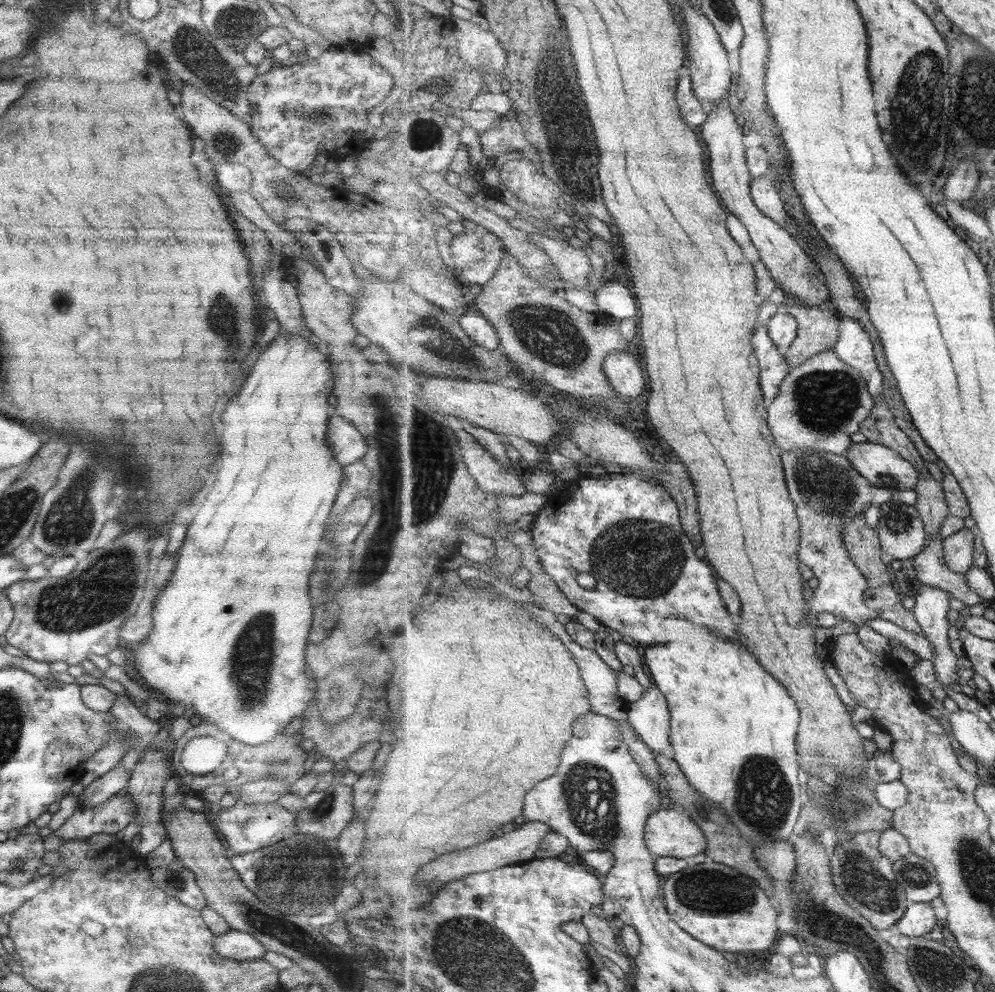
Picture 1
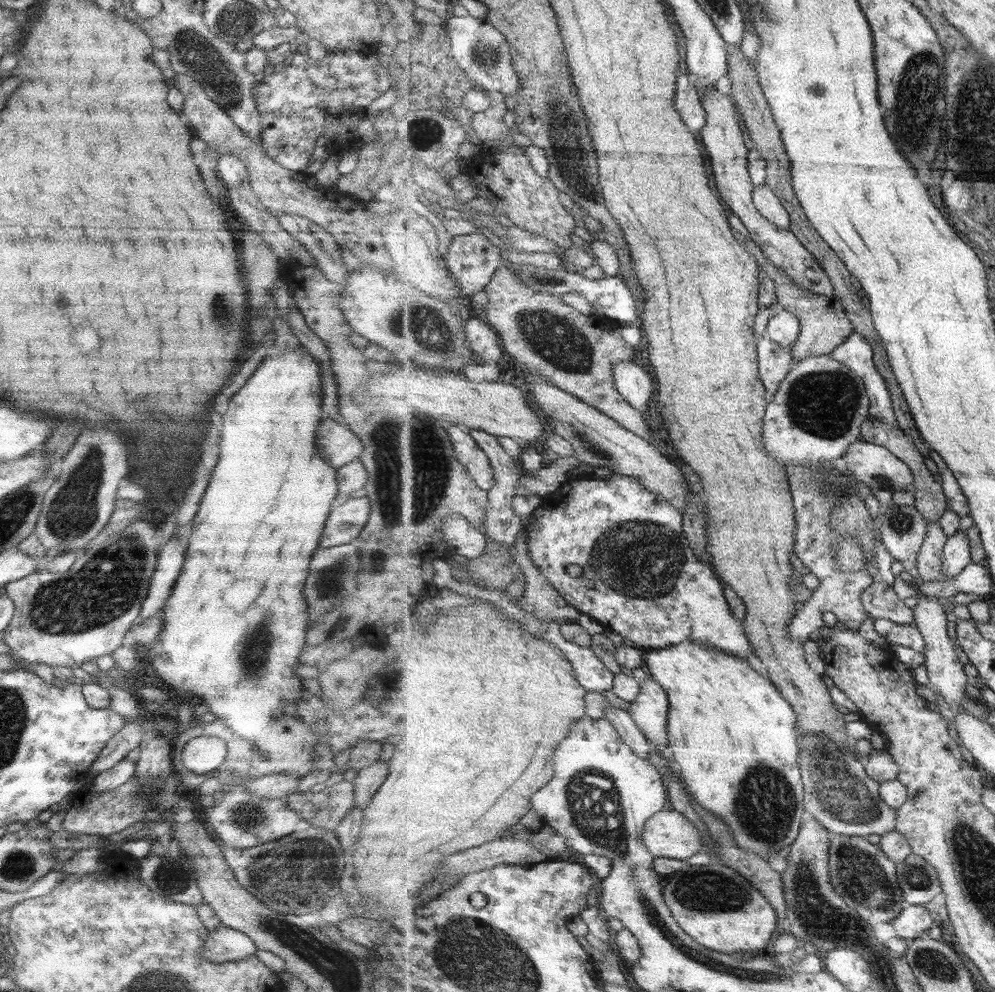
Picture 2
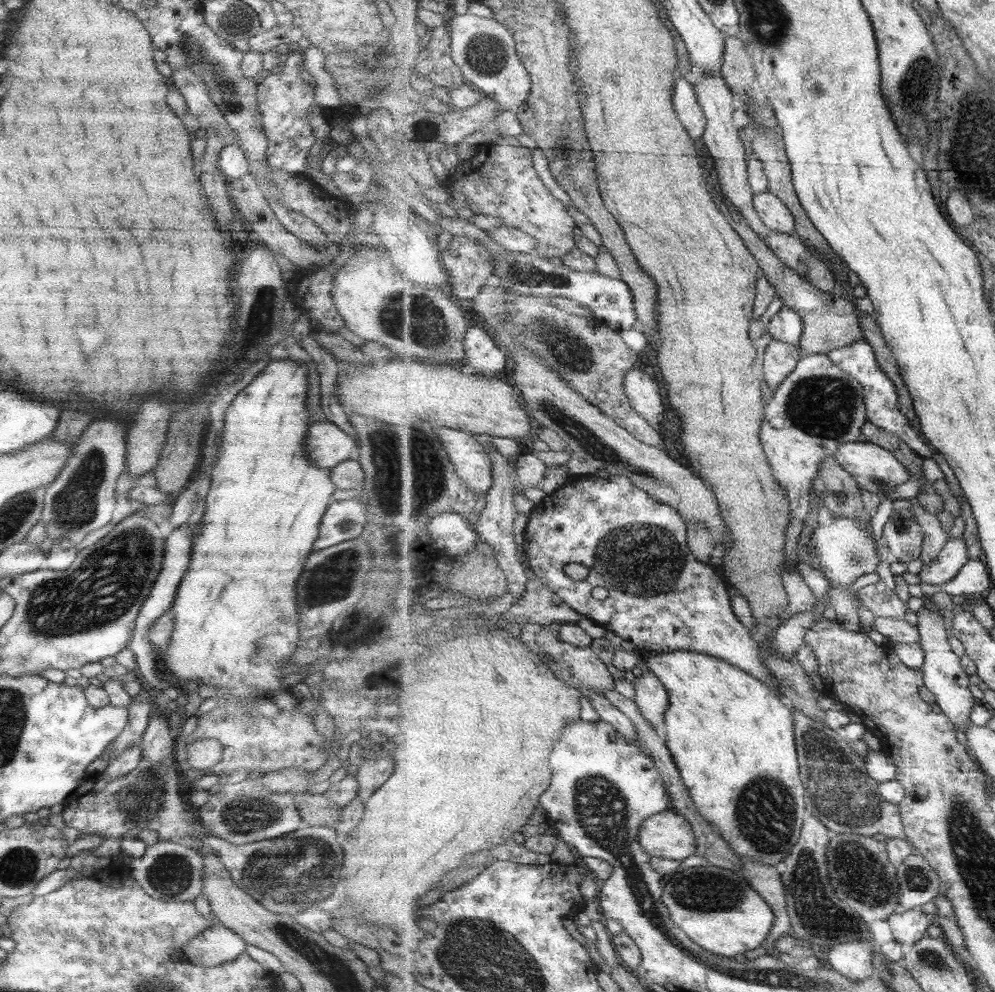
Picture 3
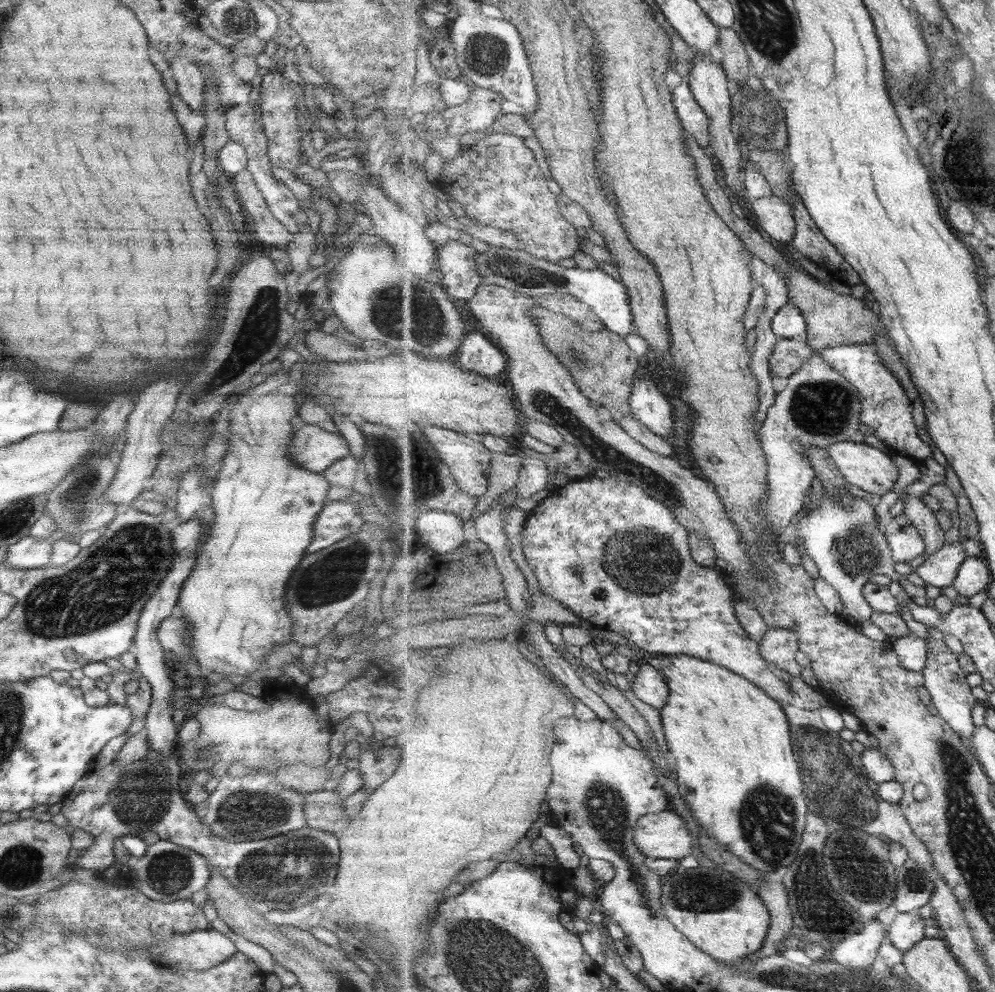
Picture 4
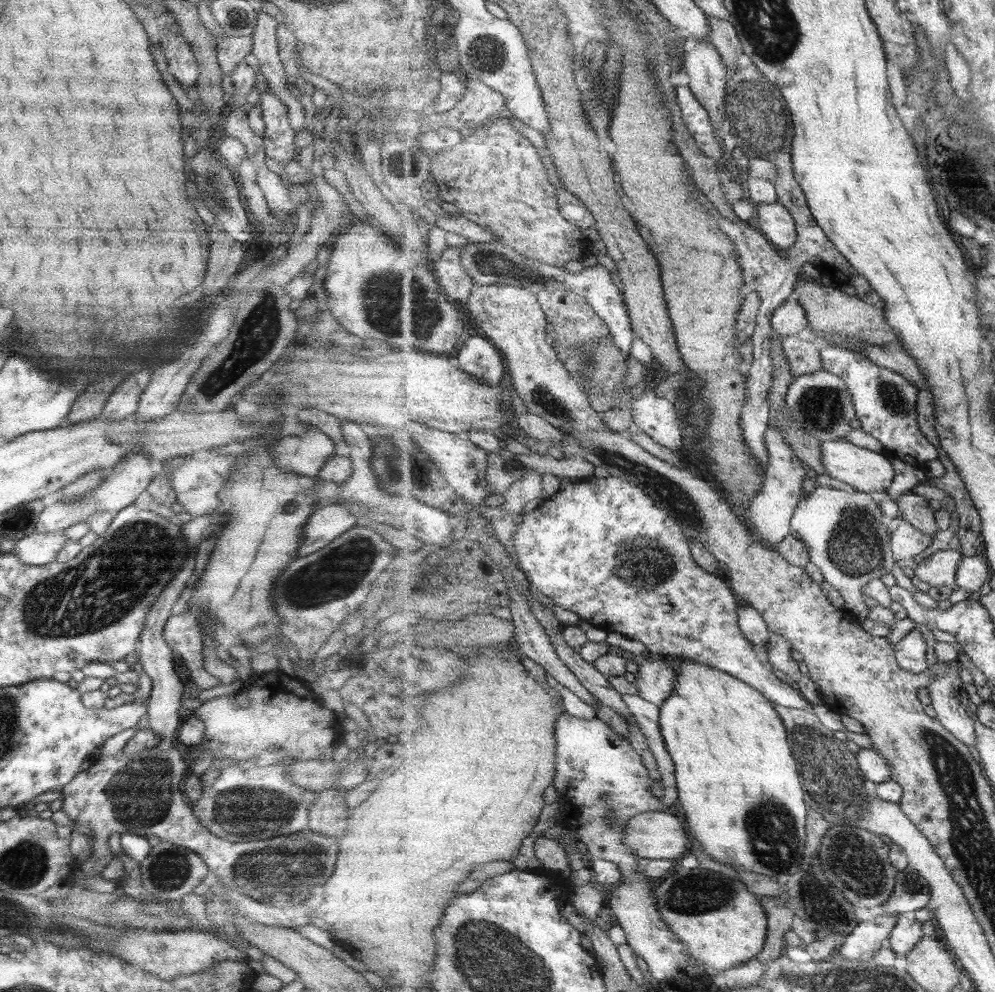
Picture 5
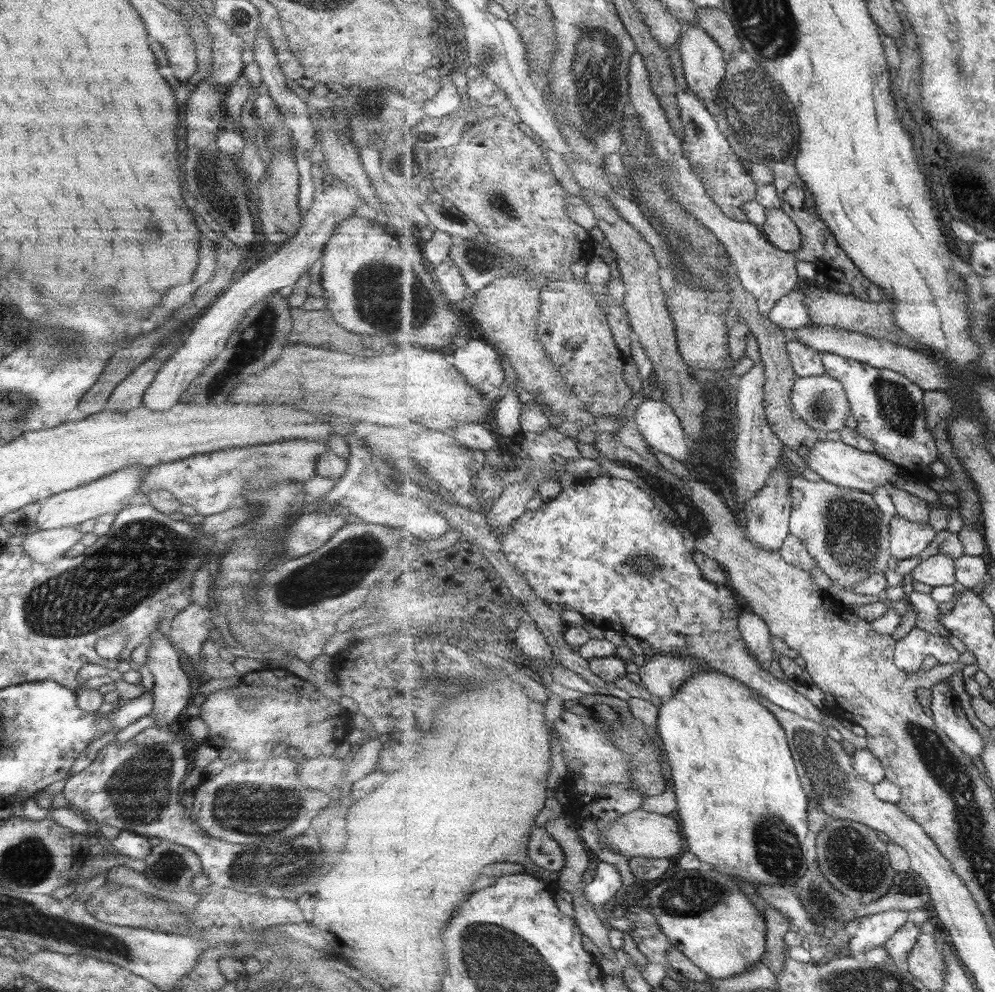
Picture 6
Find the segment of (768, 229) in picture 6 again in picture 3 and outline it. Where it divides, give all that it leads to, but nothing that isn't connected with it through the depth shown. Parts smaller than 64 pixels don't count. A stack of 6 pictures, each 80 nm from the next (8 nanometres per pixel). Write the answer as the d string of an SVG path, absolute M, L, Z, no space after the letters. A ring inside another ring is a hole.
M770 191L754 196L754 207L766 225L775 232L796 234L796 218L792 210Z

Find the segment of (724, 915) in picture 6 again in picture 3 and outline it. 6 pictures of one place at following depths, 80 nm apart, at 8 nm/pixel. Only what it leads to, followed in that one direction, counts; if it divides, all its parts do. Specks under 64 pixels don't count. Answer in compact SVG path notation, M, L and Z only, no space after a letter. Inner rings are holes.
M695 866L679 872L667 883L662 894L663 902L670 910L671 918L697 944L718 955L744 957L747 951L760 950L775 924L772 906L755 890L750 882L737 871L720 866Z

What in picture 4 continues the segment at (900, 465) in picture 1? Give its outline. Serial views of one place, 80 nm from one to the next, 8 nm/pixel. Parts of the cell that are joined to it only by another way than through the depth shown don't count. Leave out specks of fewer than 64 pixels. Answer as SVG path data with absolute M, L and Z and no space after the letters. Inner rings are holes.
M857 438L836 442L827 452L851 483L873 494L887 494L899 480L899 468L889 451L863 443Z

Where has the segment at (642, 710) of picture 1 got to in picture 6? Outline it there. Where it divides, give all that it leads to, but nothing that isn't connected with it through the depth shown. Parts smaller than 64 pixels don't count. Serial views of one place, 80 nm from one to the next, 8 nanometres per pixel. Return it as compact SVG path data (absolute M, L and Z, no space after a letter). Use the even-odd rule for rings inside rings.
M663 655L651 658L639 669L642 686L663 701L672 699L683 684L699 672L711 672L711 664L696 656Z

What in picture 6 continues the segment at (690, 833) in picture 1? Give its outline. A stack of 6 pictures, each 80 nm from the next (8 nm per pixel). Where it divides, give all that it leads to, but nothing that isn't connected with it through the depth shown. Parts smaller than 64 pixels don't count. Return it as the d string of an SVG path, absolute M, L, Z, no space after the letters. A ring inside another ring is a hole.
M639 809L615 821L610 828L601 832L601 835L608 840L608 848L627 857L673 858L686 850L686 838L679 824L680 822L671 816Z

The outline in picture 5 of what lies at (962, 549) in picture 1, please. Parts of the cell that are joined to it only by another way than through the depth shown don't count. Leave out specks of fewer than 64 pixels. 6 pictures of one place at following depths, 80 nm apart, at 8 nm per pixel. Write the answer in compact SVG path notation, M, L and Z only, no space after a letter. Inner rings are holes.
M959 549L940 550L918 565L913 566L916 576L930 586L958 587L956 577L963 554Z

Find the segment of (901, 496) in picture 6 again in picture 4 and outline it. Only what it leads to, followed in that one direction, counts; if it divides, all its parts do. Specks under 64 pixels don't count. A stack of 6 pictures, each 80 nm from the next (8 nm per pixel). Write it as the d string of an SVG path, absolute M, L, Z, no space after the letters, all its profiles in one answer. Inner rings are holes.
M905 495L901 499L904 504L903 512L911 519L923 539L926 540L926 557L929 558L946 546L946 531L940 526L935 510L927 506L922 497Z

